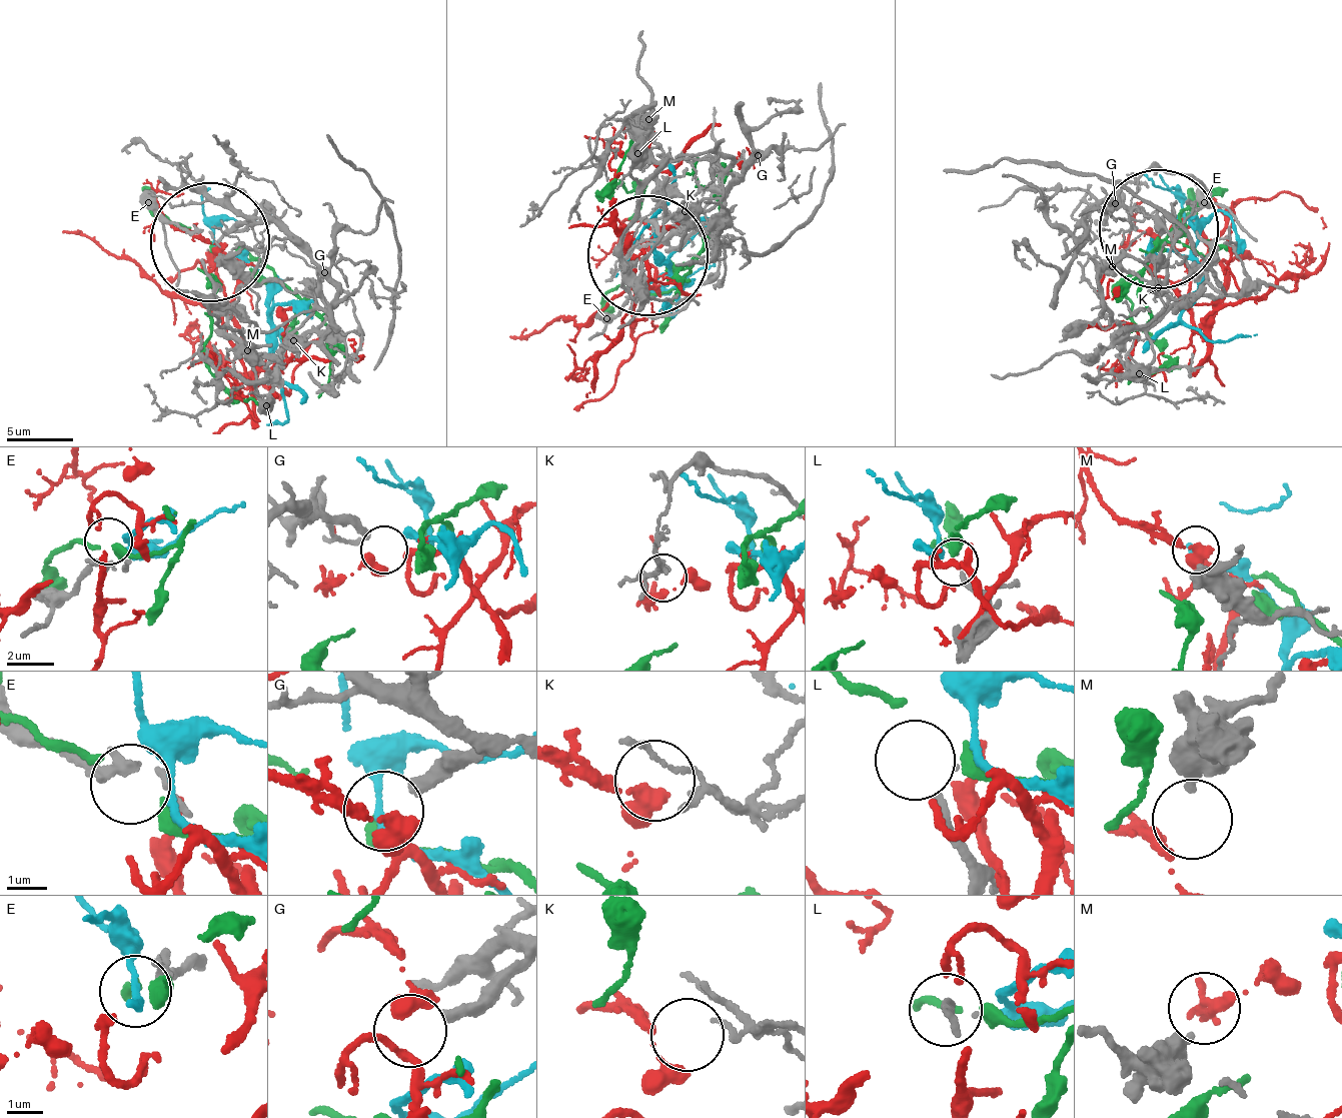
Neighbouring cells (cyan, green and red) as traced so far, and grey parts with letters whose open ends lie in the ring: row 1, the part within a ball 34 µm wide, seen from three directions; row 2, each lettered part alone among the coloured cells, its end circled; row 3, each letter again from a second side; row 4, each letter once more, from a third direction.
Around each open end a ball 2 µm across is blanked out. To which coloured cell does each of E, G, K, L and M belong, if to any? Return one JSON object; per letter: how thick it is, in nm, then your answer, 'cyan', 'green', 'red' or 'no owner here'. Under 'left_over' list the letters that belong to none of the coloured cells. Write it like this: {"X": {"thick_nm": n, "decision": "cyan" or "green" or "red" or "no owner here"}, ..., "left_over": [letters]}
{"E": {"thick_nm": 200, "decision": "cyan"}, "G": {"thick_nm": 320, "decision": "no owner here"}, "K": {"thick_nm": 120, "decision": "red"}, "L": {"thick_nm": 110, "decision": "no owner here"}, "M": {"thick_nm": 360, "decision": "no owner here"}, "left_over": ["G", "L", "M"]}

